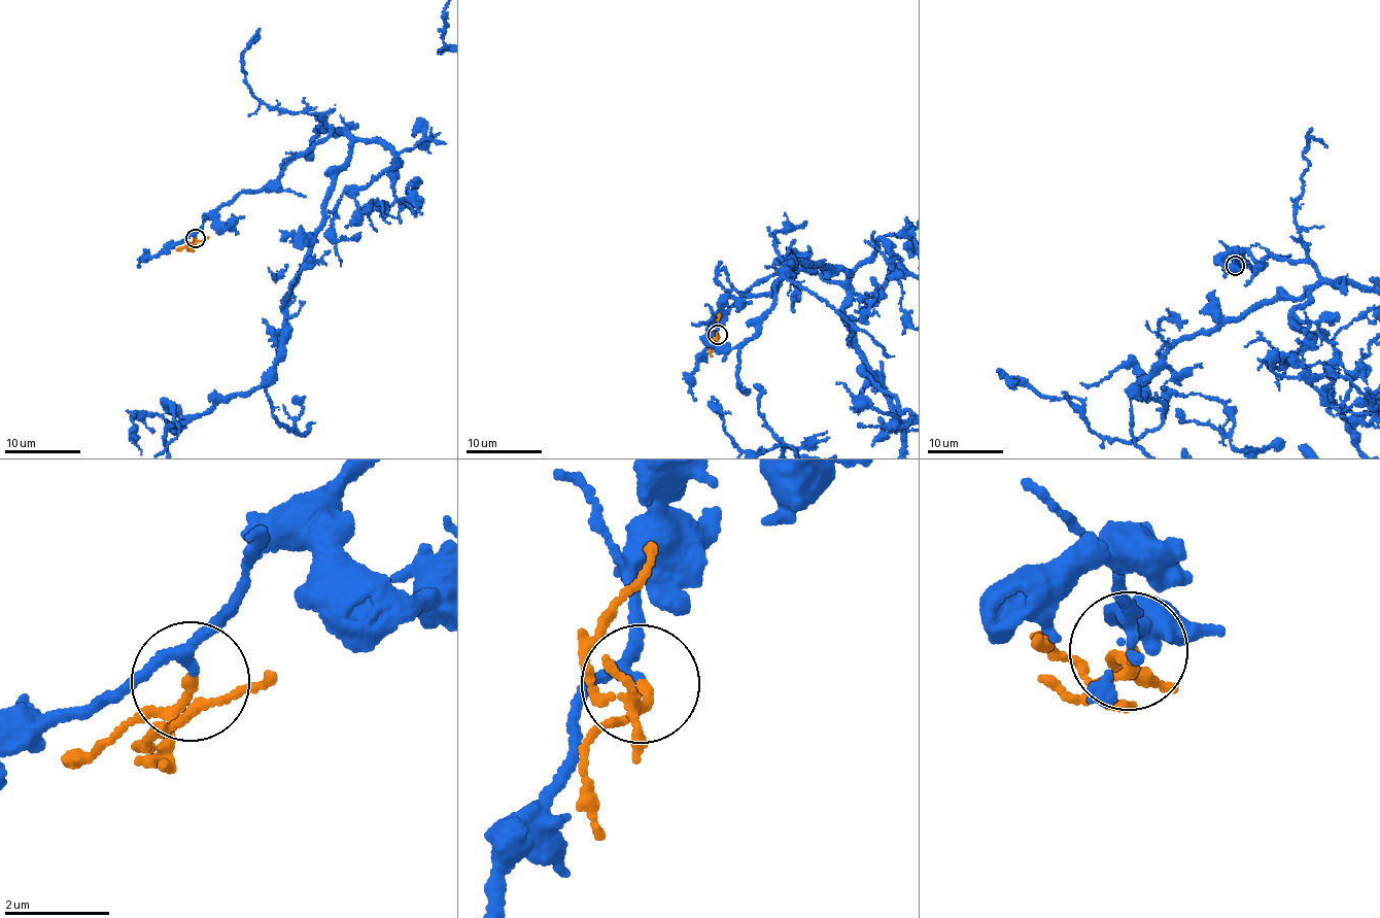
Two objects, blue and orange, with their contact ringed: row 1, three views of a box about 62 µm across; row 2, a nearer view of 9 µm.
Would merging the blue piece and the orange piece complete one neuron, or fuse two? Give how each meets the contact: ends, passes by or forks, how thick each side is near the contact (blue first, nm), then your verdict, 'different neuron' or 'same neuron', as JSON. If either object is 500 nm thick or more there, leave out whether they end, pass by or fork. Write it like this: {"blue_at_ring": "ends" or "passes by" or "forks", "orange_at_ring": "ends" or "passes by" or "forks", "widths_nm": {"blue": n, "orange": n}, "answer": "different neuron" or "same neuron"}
{"blue_at_ring": "passes by", "orange_at_ring": "passes by", "widths_nm": {"blue": 180, "orange": 130}, "answer": "different neuron"}

